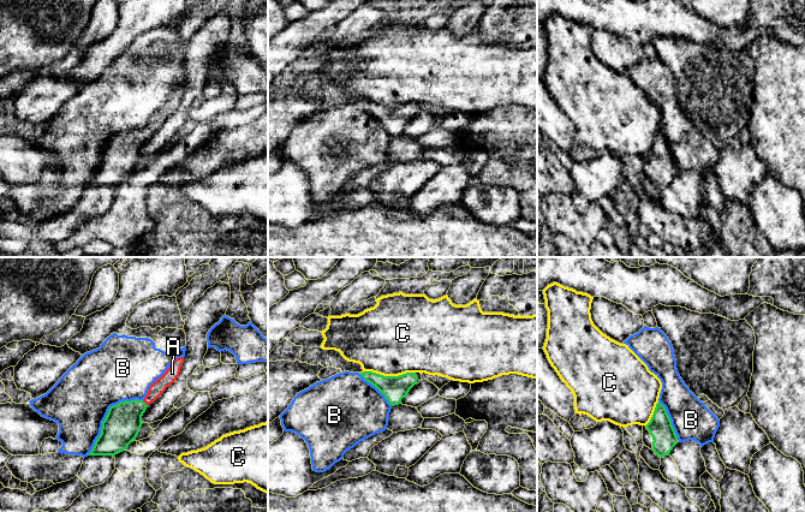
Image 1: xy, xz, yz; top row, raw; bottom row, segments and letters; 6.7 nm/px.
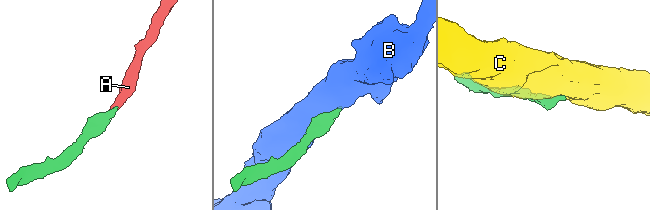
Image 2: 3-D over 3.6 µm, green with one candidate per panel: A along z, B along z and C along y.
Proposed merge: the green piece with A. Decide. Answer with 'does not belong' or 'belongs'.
belongs

